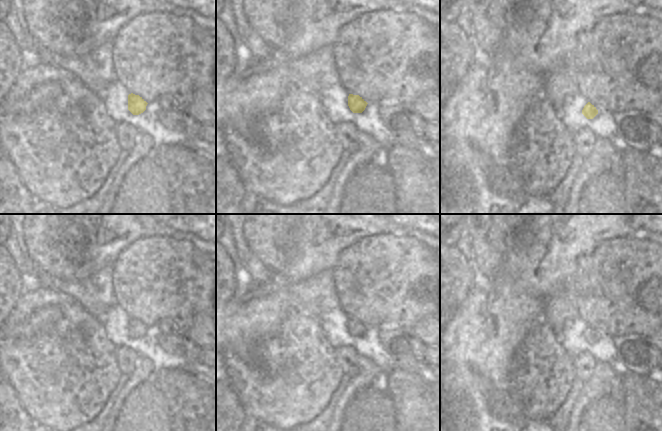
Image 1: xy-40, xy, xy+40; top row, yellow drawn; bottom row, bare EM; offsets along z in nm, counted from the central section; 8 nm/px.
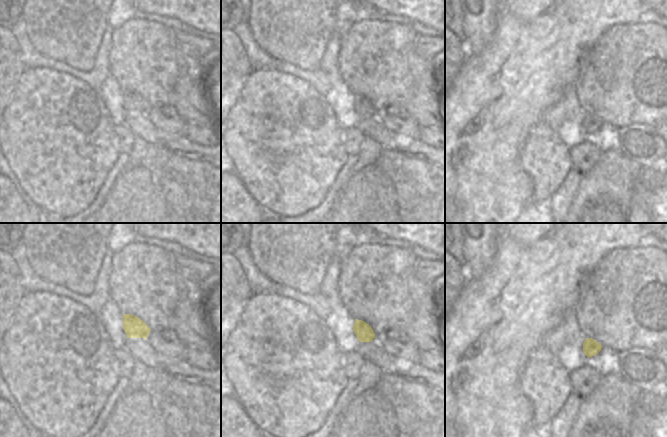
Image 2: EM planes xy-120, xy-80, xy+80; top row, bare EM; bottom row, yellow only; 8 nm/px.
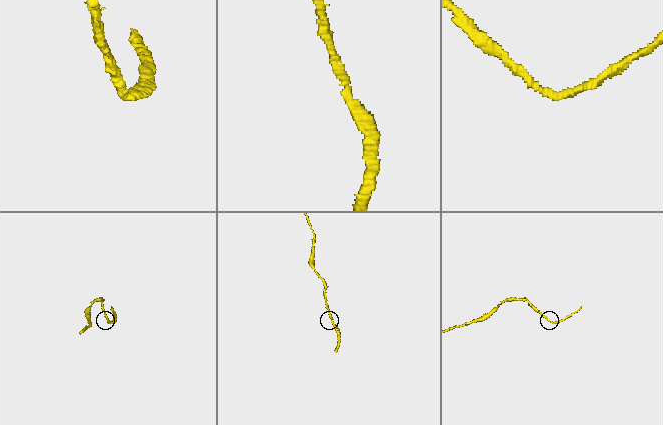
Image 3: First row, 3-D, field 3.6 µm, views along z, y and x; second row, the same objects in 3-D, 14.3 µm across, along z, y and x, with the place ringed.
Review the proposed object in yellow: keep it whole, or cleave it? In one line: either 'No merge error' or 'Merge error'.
No merge error.

